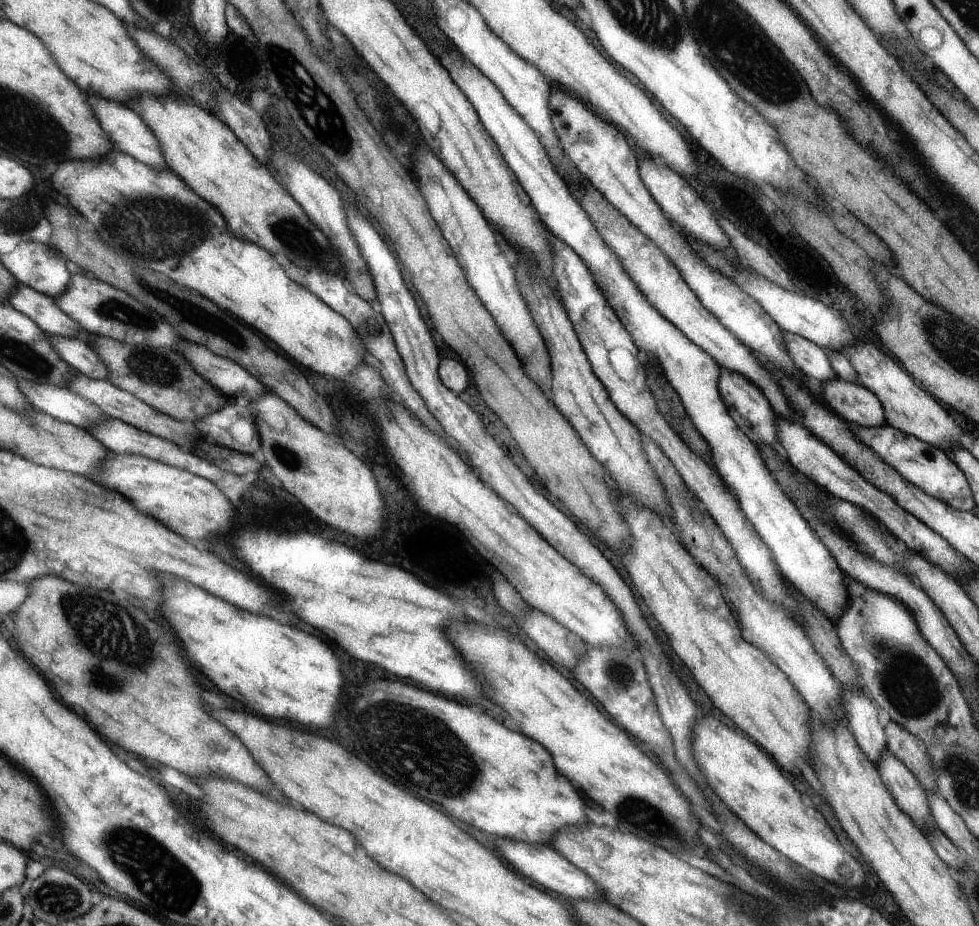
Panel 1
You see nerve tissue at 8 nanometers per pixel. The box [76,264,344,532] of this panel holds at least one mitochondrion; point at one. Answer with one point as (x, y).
(118, 310)

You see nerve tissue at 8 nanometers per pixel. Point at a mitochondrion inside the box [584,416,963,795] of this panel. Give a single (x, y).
(904, 677)

